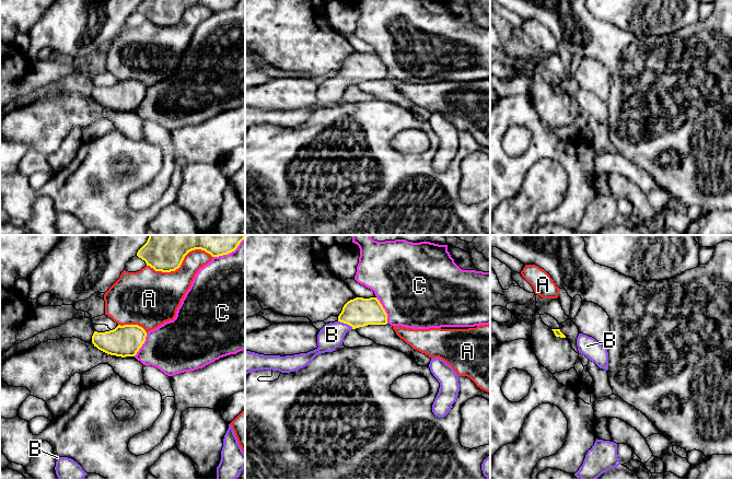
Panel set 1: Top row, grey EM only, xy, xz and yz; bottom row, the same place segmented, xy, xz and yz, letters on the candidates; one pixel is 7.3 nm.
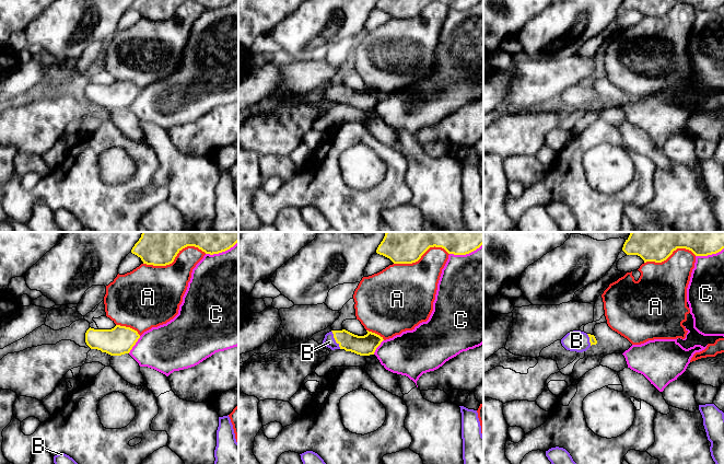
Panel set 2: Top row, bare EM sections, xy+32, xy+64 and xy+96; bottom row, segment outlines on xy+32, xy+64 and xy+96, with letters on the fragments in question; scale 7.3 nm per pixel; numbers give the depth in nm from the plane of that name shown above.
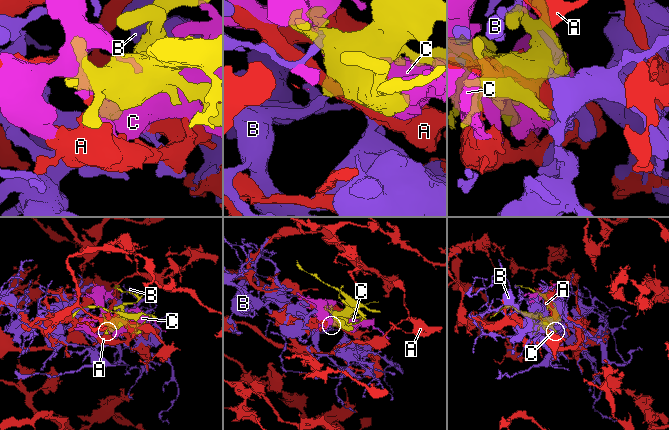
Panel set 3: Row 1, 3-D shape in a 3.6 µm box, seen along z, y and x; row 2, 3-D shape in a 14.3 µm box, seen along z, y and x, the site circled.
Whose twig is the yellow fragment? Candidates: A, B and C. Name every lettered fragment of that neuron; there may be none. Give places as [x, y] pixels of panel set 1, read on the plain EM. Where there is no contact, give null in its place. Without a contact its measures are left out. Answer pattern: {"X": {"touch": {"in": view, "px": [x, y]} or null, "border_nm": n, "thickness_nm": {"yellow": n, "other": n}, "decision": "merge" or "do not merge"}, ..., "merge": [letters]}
{"A": {"touch": {"in": "xy", "px": [181, 19]}, "border_nm": 500, "thickness_nm": {"yellow": 200, "other": 300}, "decision": "do not merge"}, "B": {"touch": {"in": "xz", "px": [346, 78]}, "border_nm": 130, "thickness_nm": {"yellow": 220, "other": 180}, "decision": "merge"}, "C": {"touch": {"in": "xy", "px": [225, 9]}, "border_nm": 220, "thickness_nm": {"yellow": 90, "other": 500}, "decision": "do not merge"}, "merge": ["B"]}

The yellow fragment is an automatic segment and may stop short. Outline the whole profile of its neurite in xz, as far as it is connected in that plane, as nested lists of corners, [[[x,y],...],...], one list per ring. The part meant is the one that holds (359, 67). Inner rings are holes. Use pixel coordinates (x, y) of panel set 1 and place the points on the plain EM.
[[[356,52],[348,56],[338,75],[326,79],[317,90],[318,103],[307,108],[294,110],[264,110],[245,106],[245,130],[258,125],[272,125],[290,128],[305,122],[316,110],[333,107],[351,84],[368,80],[386,80],[387,69],[376,52]]]

